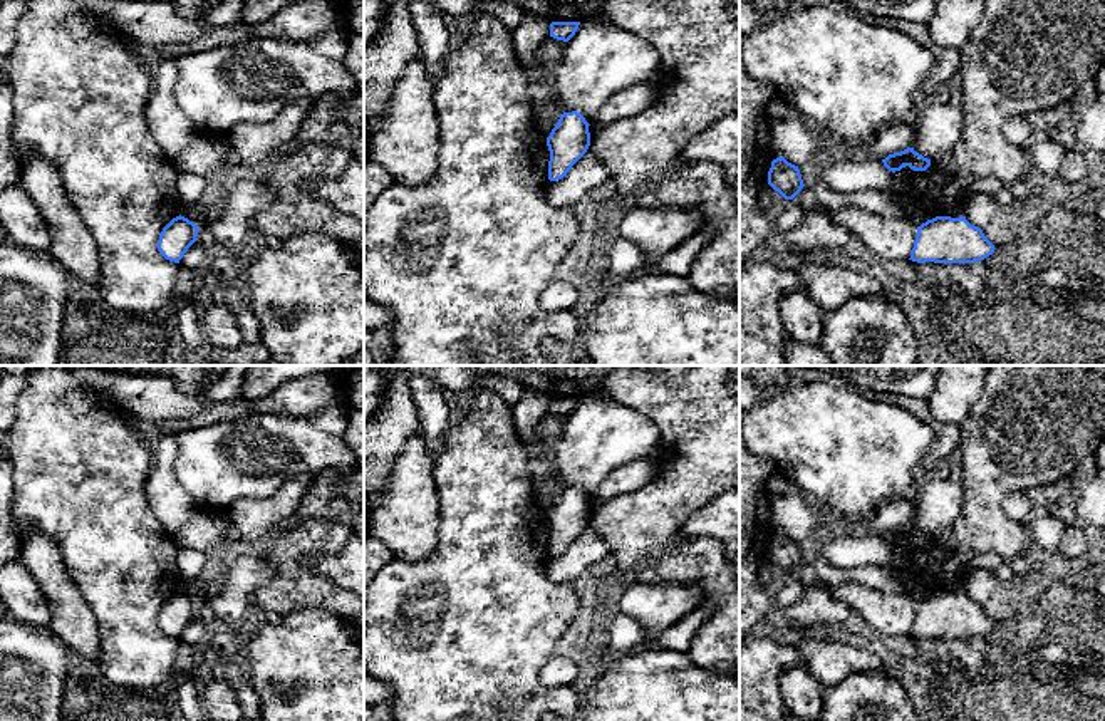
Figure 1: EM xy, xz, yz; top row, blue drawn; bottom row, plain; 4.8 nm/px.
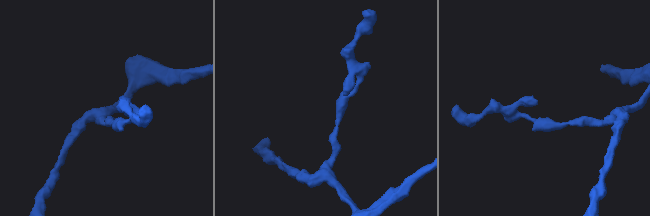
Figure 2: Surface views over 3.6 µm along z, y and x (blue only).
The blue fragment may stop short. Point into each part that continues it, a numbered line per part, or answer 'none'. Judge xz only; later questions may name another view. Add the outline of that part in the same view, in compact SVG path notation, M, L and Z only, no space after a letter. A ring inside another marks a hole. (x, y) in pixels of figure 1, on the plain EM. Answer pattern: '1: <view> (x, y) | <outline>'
none

